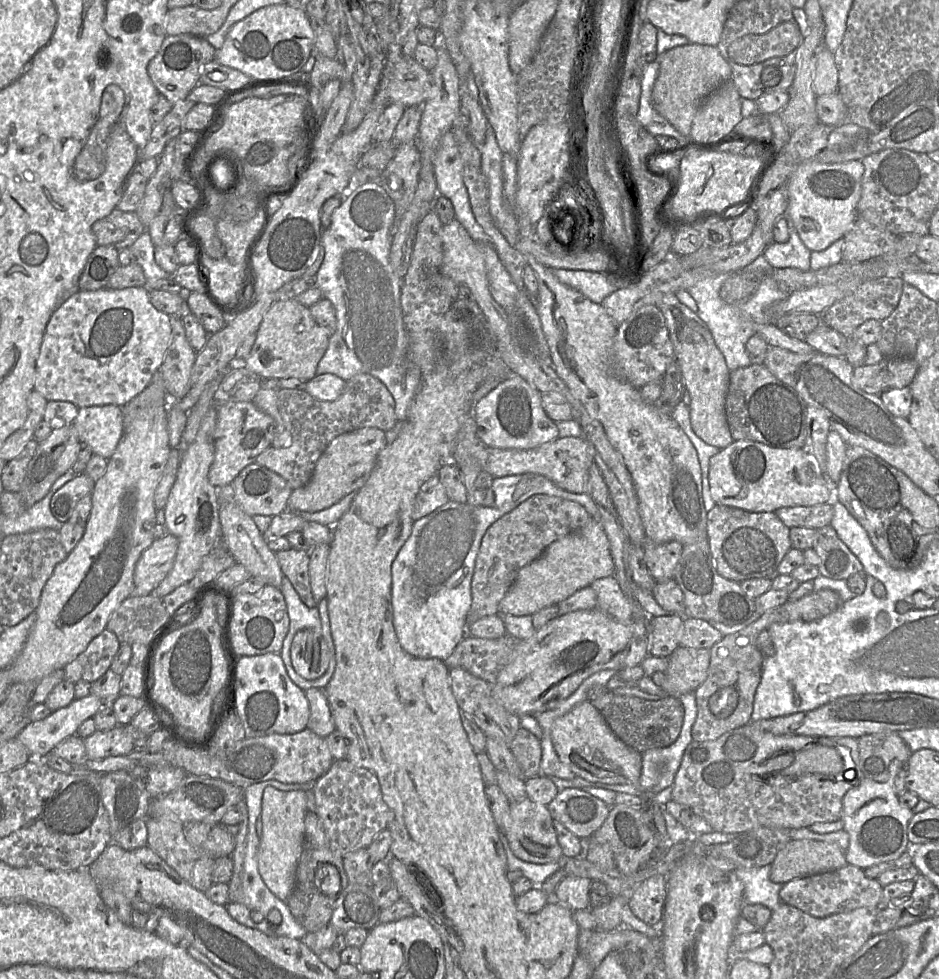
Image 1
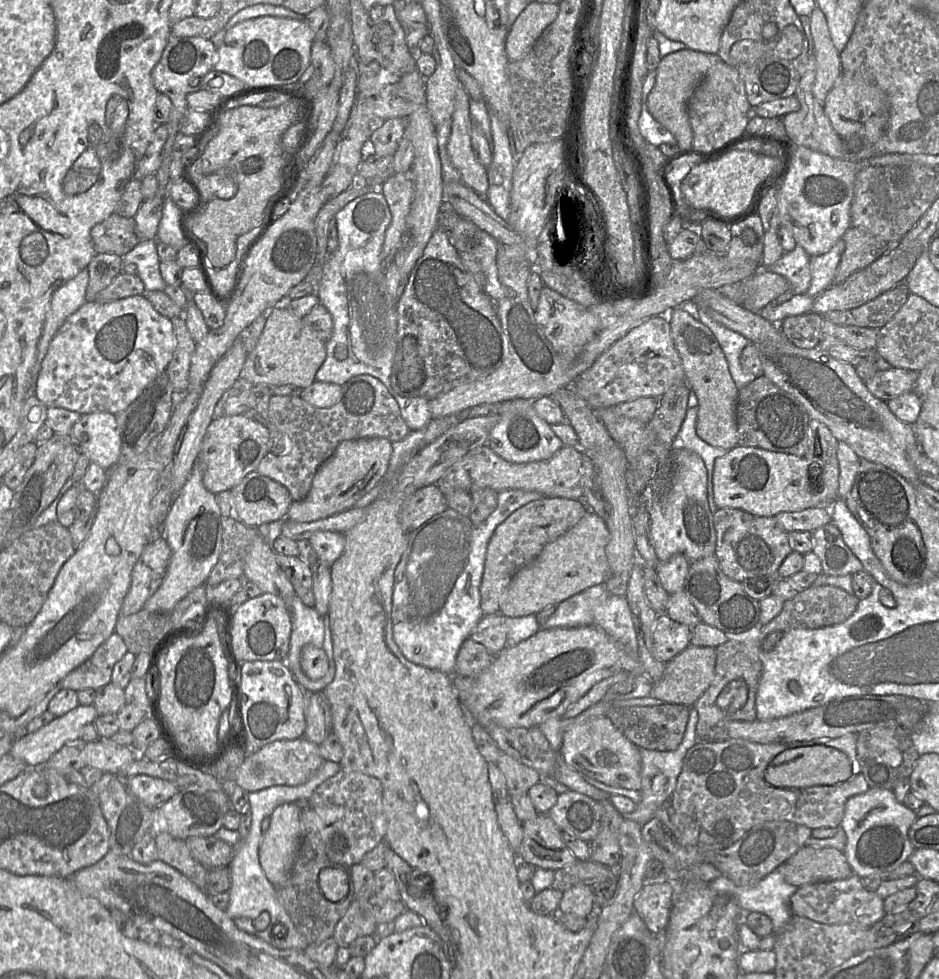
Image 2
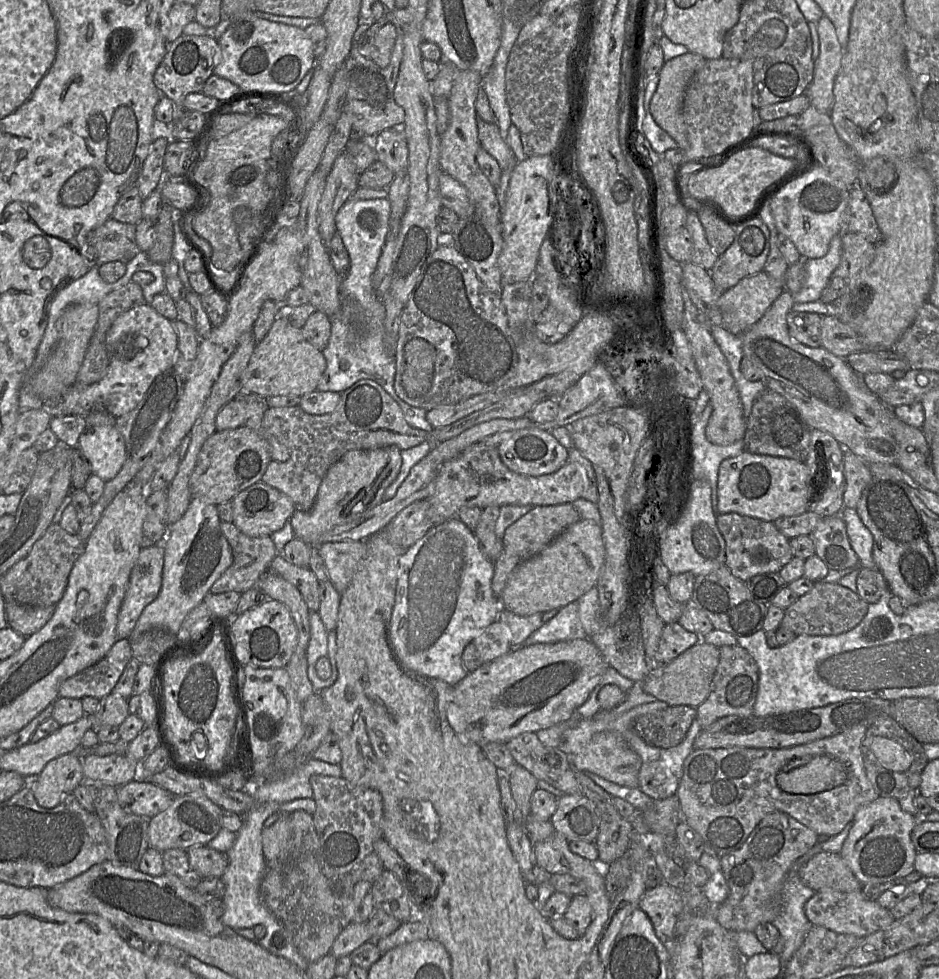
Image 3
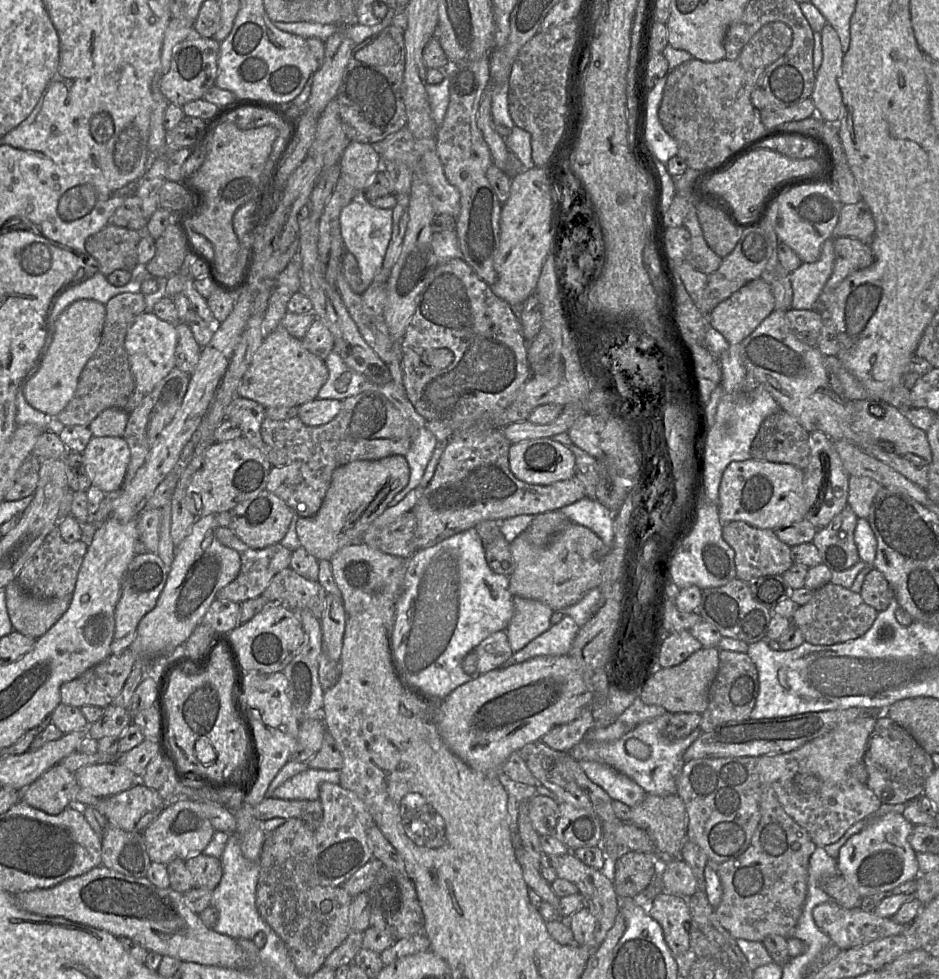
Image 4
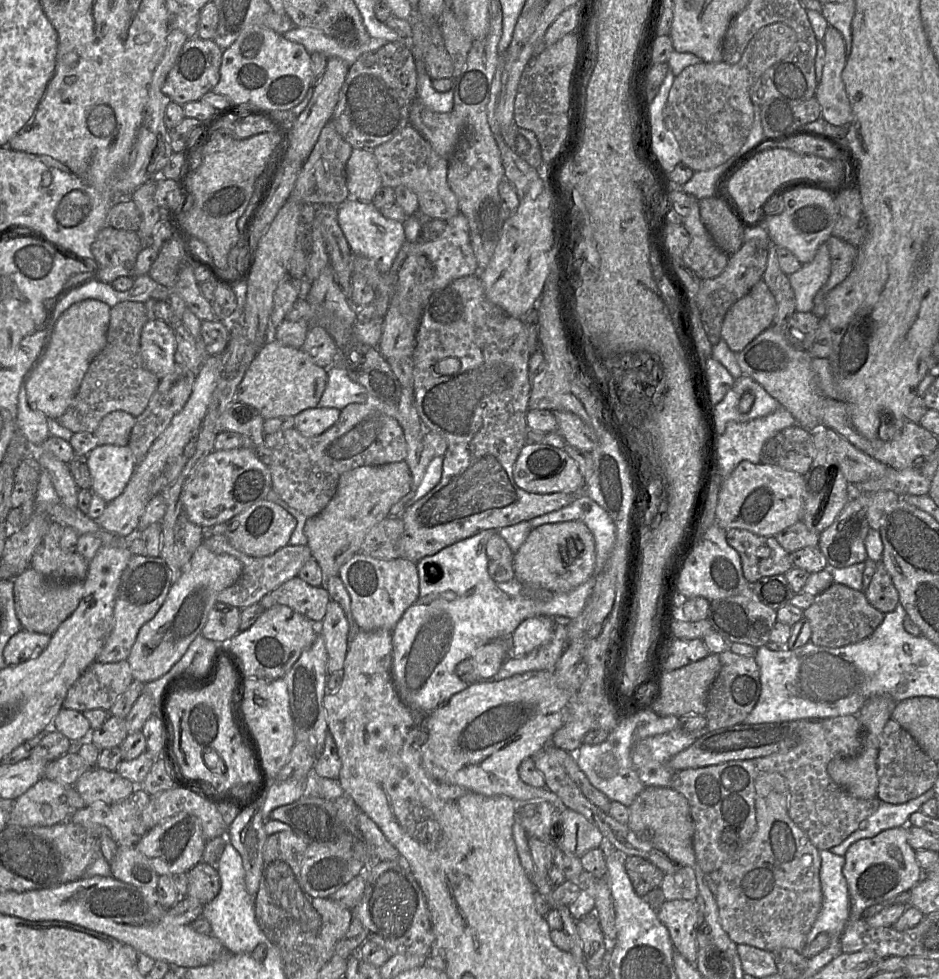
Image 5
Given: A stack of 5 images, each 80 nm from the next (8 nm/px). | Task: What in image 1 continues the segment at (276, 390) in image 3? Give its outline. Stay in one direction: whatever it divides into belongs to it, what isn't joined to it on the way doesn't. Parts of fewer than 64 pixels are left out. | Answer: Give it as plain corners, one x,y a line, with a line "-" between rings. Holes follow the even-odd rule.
293,296
279,299
264,314
249,356
236,364
243,364
263,380
297,378
307,383
316,375
329,338
328,330
316,323
309,307
299,303

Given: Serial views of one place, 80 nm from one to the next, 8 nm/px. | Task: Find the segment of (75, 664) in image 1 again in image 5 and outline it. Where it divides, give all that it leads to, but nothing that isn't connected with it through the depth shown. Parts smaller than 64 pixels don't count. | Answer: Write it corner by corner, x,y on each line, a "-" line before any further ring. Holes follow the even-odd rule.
128,660
115,663
94,662
69,688
62,707
81,713
94,709
110,711
132,681

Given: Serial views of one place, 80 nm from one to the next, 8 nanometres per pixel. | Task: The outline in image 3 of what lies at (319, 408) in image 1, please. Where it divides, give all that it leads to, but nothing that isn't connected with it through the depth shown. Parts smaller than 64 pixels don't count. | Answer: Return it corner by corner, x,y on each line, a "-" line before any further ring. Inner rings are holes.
361,379
344,390
336,409
328,414
311,415
299,405
268,407
262,419
260,435
267,444
274,439
289,451
286,462
270,461
262,481
286,494
295,510
303,512
313,507
325,474
346,452
387,446
406,450
430,437
425,431
409,425
398,403
371,379

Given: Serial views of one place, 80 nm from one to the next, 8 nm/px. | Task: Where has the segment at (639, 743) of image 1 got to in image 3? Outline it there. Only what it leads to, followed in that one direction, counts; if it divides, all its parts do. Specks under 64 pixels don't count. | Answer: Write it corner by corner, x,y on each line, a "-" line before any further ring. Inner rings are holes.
668,706
638,717
634,723
634,732
648,745
671,748
684,740
696,717
694,707

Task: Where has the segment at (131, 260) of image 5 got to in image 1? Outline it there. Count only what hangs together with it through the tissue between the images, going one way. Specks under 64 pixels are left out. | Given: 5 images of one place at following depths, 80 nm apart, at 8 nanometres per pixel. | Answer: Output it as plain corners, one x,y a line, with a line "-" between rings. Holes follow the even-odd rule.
115,208
110,214
94,222
92,231
97,245
110,245
121,250
129,248
146,231
146,227
135,211
124,212

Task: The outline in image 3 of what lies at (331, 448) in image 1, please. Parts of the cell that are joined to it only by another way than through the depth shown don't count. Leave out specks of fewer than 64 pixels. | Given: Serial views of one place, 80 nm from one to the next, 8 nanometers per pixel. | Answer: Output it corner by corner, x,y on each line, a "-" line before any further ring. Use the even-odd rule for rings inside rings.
387,446
372,450
346,452
325,474
313,507
309,511
295,510
289,521
296,538
311,546
317,546
320,535
337,526
359,521
371,509
384,501
385,490
397,478
401,466
401,450

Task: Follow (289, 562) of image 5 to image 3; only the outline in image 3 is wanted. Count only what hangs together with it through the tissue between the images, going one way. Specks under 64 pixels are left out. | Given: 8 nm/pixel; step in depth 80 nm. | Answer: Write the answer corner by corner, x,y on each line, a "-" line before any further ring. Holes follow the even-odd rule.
221,522
221,531
232,549
233,563
213,584
210,593
220,594
235,591
242,594
256,586
259,578
269,570
279,551
270,536
249,537
232,522

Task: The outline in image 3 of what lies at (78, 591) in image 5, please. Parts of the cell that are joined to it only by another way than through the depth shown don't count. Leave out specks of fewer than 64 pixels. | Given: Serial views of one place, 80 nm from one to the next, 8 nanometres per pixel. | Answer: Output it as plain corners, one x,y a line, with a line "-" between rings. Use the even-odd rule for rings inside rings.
15,602
5,603
8,626
28,637
39,631
53,616
55,606
30,607

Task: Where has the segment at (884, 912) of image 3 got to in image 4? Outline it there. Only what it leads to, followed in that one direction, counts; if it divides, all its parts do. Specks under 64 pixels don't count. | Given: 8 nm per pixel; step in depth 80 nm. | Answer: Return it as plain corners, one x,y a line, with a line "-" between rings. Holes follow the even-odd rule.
834,900
814,907
812,916
817,927
825,932
830,937
831,943
837,945
842,951
859,947
878,939
899,935
908,926
895,922
893,918
883,918
877,916
874,912
864,911
861,907
844,908

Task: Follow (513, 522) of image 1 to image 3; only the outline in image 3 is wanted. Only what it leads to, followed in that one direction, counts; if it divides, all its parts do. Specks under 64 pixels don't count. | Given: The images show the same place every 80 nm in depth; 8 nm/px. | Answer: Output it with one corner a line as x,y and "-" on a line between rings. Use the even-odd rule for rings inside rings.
572,503
552,506
533,506
526,514
510,525
502,538
503,551
493,563
492,590
501,596
509,576
522,562
532,558
553,542
563,531
580,520
580,515

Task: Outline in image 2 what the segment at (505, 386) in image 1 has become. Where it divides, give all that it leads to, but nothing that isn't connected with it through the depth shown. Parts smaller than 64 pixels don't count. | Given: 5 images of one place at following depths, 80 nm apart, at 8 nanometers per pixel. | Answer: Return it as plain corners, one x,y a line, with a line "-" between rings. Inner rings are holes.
519,398
503,402
499,408
499,416
500,419
491,430
487,444
508,462
522,464
546,460
564,446
550,424
538,416
532,401

